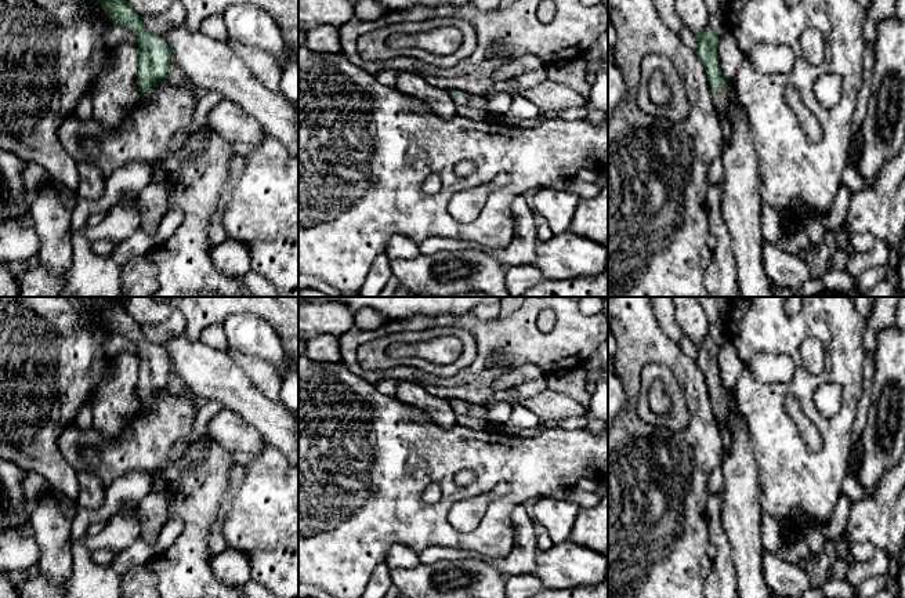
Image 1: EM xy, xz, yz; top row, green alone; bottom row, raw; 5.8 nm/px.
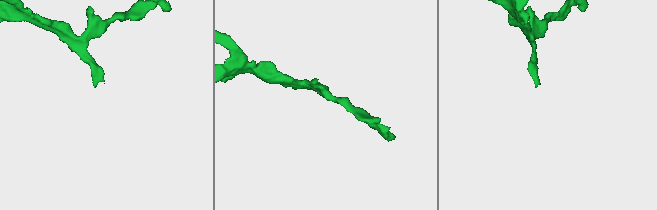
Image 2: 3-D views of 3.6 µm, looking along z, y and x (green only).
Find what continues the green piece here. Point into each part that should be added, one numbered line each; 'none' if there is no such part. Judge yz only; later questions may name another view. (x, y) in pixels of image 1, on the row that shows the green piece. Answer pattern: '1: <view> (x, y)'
1: yz (720, 98)

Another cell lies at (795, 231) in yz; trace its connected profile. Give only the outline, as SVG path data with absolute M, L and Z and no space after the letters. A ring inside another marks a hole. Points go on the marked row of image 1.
M790 222L786 229L786 235L797 246L800 254L804 254L811 247L808 235L804 231L803 225Z

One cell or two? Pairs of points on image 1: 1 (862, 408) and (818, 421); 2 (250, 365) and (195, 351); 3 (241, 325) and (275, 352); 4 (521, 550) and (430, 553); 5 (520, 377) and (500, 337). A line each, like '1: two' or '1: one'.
1: two
2: two
3: one
4: one
5: two

